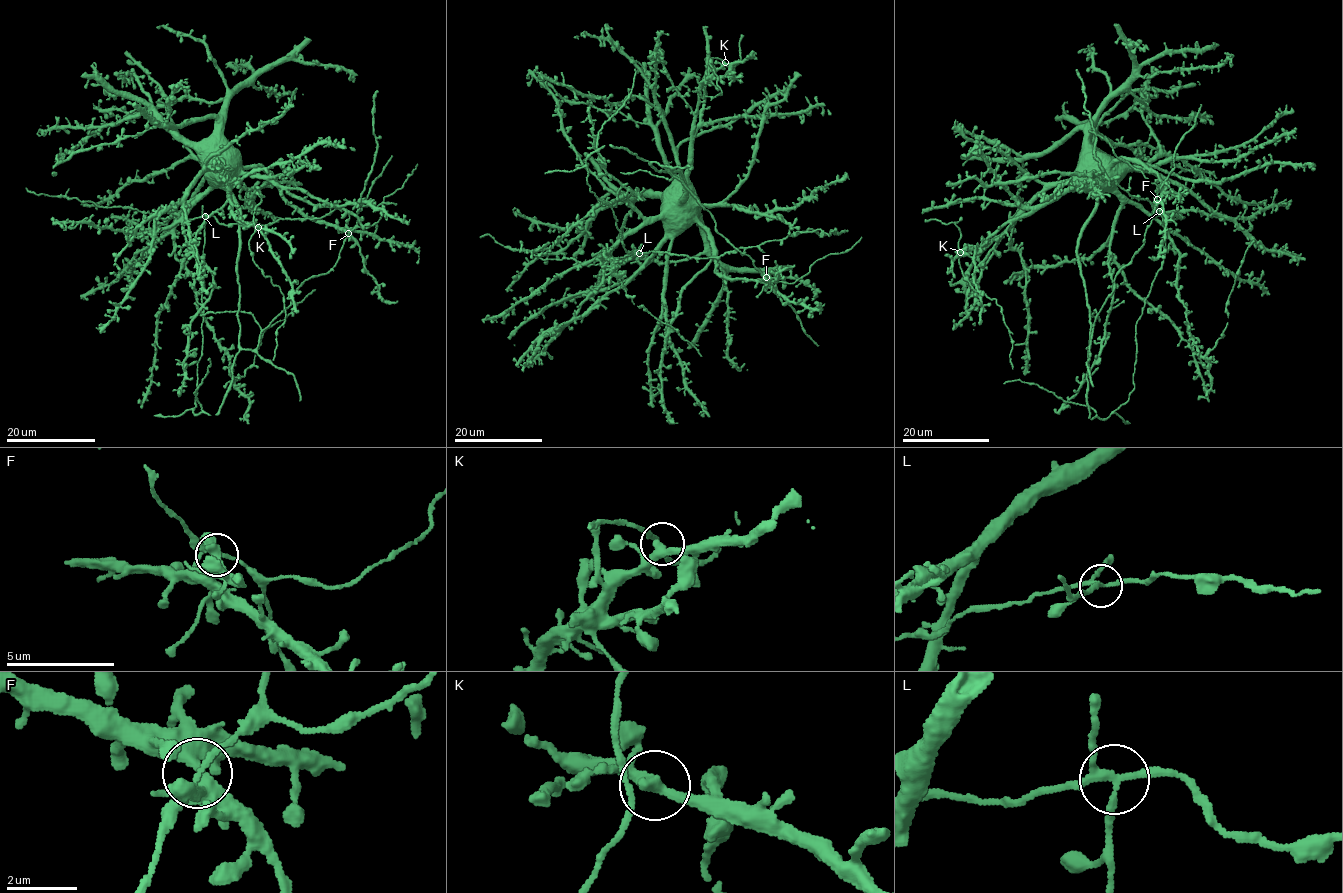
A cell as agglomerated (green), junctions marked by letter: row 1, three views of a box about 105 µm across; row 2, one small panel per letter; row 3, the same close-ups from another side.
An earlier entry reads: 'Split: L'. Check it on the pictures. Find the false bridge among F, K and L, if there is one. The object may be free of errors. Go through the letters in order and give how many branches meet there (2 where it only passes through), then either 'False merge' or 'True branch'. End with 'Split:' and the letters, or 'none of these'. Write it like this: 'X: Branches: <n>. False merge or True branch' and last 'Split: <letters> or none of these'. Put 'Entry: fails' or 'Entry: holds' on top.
Entry: holds
F: Branches: 4. True branch
K: Branches: 4. True branch
L: Branches: 4. False merge
Split: L

